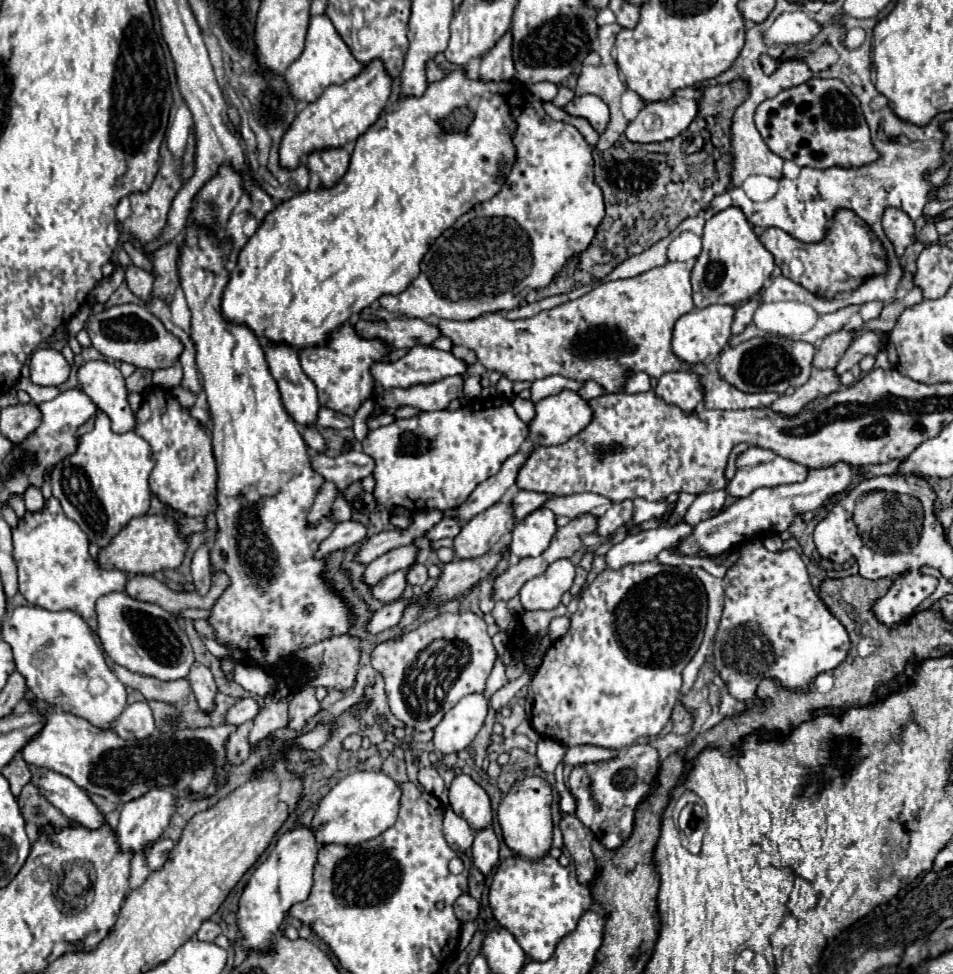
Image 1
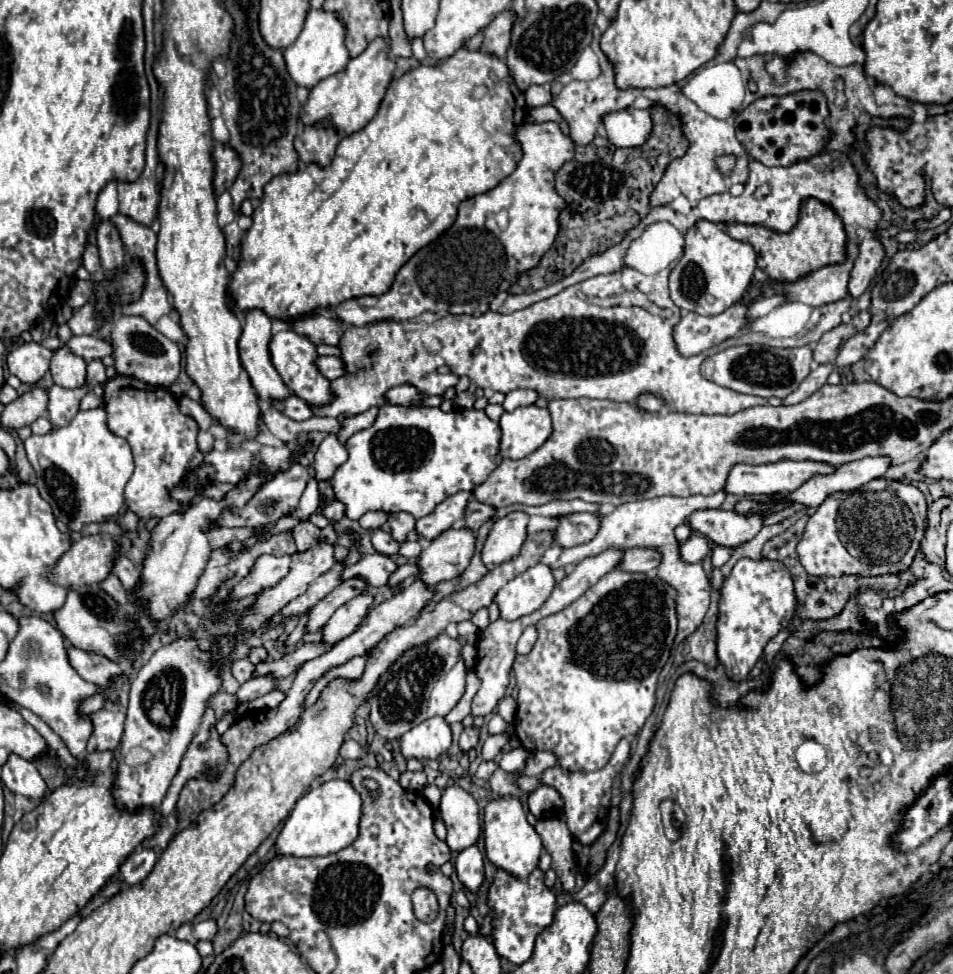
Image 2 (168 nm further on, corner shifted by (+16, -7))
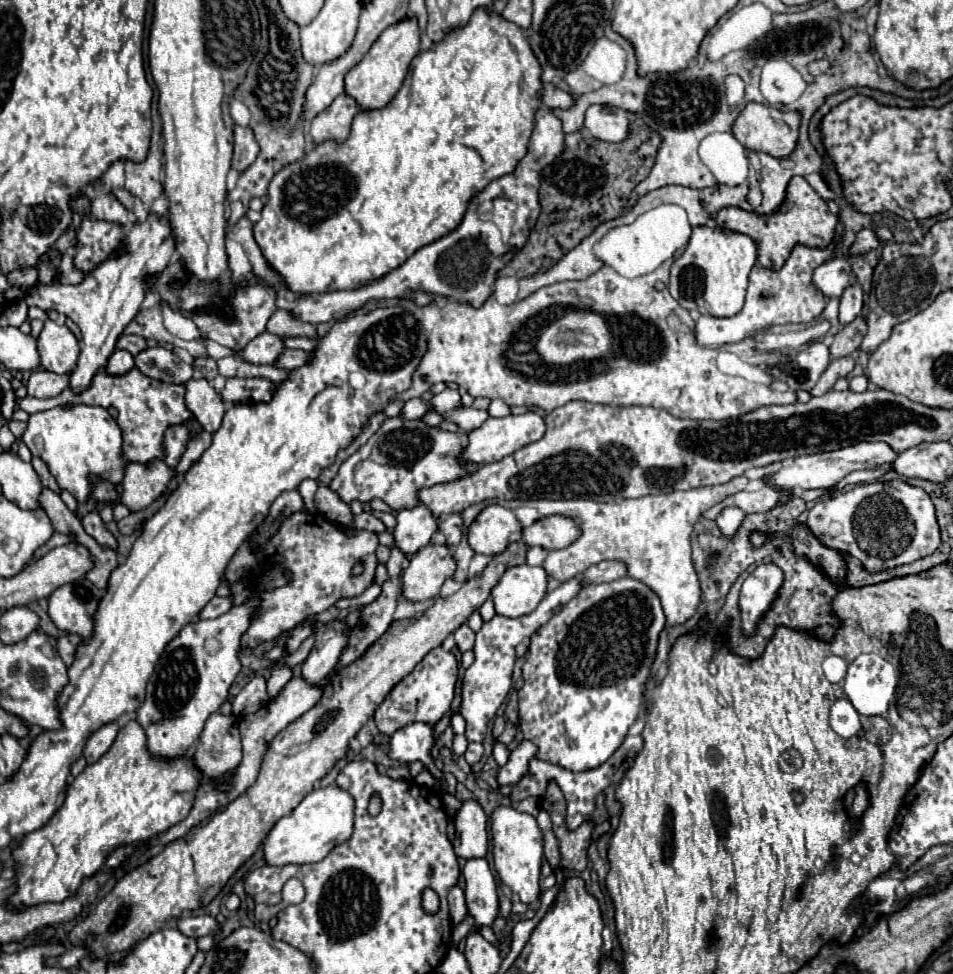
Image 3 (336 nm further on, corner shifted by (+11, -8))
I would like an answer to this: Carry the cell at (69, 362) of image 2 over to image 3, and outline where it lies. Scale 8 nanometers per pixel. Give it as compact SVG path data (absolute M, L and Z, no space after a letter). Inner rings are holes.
M47 320L37 338L37 348L41 352L41 366L45 370L55 374L71 374L77 368L79 340L67 326Z

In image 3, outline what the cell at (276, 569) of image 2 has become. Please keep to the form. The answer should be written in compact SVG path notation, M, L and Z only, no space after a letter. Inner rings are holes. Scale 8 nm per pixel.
M213 596L213 598L207 602L207 606L201 610L199 616L201 616L203 620L205 620L205 618L217 618L217 616L229 612L231 606L233 606L233 596Z

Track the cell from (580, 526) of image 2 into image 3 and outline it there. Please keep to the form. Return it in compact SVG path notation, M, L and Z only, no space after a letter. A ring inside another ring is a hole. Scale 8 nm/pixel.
M547 516L533 526L523 528L523 542L527 546L541 546L545 550L561 550L571 546L581 536L579 524L569 516Z

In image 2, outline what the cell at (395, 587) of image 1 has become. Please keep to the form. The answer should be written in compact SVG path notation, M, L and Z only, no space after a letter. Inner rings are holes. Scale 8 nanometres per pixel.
M364 593L348 601L344 607L340 607L322 627L322 641L328 645L336 645L344 637L352 635L362 625L370 603L372 603L372 597Z

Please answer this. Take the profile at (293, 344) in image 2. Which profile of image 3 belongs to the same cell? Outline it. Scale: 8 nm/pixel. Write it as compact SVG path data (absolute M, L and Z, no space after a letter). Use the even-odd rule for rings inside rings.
M263 332L261 336L257 336L257 340L253 340L253 344L249 344L249 348L245 348L245 352L241 352L241 360L247 360L251 364L273 364L277 362L277 358L287 352L289 348L285 346L285 340L281 336Z

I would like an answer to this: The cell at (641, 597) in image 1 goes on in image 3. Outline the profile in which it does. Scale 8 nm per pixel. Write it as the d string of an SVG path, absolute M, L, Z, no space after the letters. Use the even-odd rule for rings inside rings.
M625 576L613 582L585 586L557 616L529 638L523 688L519 690L519 730L525 740L531 740L539 748L539 760L571 772L585 772L611 758L639 716L663 628L665 614L659 596L643 582Z

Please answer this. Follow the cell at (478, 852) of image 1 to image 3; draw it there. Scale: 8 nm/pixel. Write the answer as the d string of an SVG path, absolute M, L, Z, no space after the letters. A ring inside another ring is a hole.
M471 858L463 868L465 876L465 902L467 912L475 918L475 928L491 926L499 902L497 902L497 884L491 874L489 862L485 858Z

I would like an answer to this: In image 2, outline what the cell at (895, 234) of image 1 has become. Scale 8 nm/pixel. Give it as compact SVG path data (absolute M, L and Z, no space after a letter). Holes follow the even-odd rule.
M876 237L864 239L860 243L858 259L850 271L850 283L848 283L848 295L852 299L858 299L868 289L876 269L882 263L882 257L884 257L884 247Z

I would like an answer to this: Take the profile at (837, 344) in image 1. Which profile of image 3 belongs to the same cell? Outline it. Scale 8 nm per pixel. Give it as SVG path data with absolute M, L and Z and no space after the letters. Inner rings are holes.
M857 316L857 320L843 326L843 330L839 330L831 342L831 348L829 348L831 358L851 356L855 350L859 350L859 344L865 332L867 332L867 322L863 316Z

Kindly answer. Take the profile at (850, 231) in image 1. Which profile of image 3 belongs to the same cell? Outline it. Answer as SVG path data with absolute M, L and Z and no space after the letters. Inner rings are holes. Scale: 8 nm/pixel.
M795 176L789 182L785 204L777 212L769 216L759 216L739 208L723 208L715 216L715 222L725 230L733 230L753 238L753 242L757 244L759 264L771 270L781 270L797 244L809 248L827 248L835 242L837 234L837 216L829 210L829 204L801 176Z

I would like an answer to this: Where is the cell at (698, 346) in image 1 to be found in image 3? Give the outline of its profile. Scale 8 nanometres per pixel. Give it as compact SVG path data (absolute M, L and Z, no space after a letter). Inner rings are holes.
M835 244L829 248L807 248L807 246L795 246L785 266L775 272L767 270L763 266L753 266L749 274L749 288L745 306L739 314L731 318L715 318L715 316L699 316L695 322L695 340L703 348L717 350L727 344L741 342L743 338L761 332L765 328L771 328L775 324L789 324L789 322L811 322L821 314L827 300L823 294L819 294L811 286L811 274L817 266L821 266L827 258L835 254Z

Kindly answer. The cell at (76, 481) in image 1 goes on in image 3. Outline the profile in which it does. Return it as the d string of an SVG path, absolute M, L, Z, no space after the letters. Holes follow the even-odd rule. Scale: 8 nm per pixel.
M83 406L73 408L53 408L47 412L37 412L29 416L27 430L21 438L33 456L39 456L61 490L67 490L77 498L77 502L87 502L93 496L93 490L101 482L119 486L125 476L125 454L123 454L123 434L111 414L101 406ZM93 474L93 482L89 482Z

